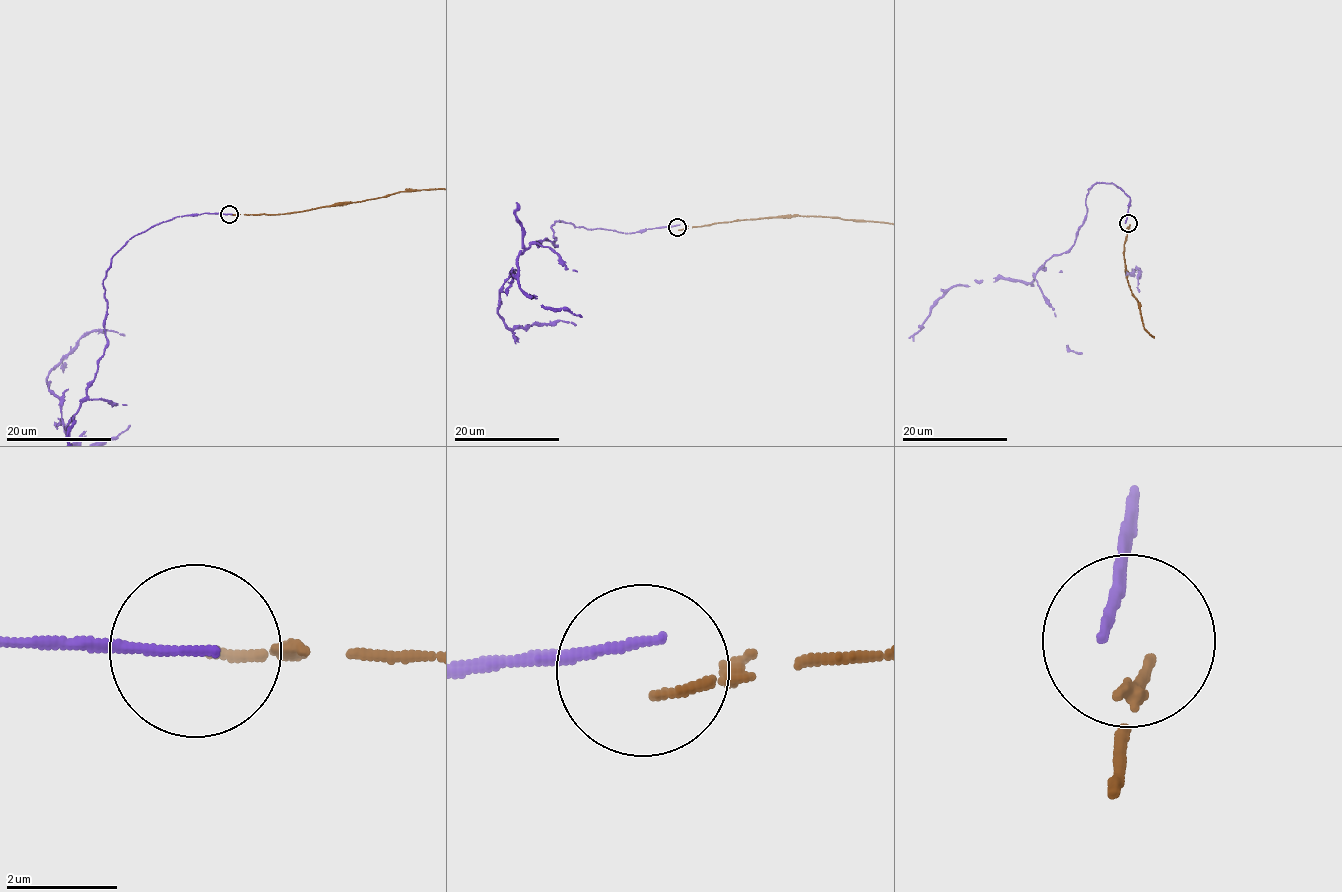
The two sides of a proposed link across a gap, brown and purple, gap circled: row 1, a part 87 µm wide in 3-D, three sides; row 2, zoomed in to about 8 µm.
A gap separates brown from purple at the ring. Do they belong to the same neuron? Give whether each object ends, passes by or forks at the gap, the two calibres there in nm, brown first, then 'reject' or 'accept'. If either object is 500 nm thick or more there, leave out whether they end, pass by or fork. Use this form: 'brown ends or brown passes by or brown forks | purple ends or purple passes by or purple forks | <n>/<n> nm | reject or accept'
brown ends | purple ends | 160/180 nm | reject

